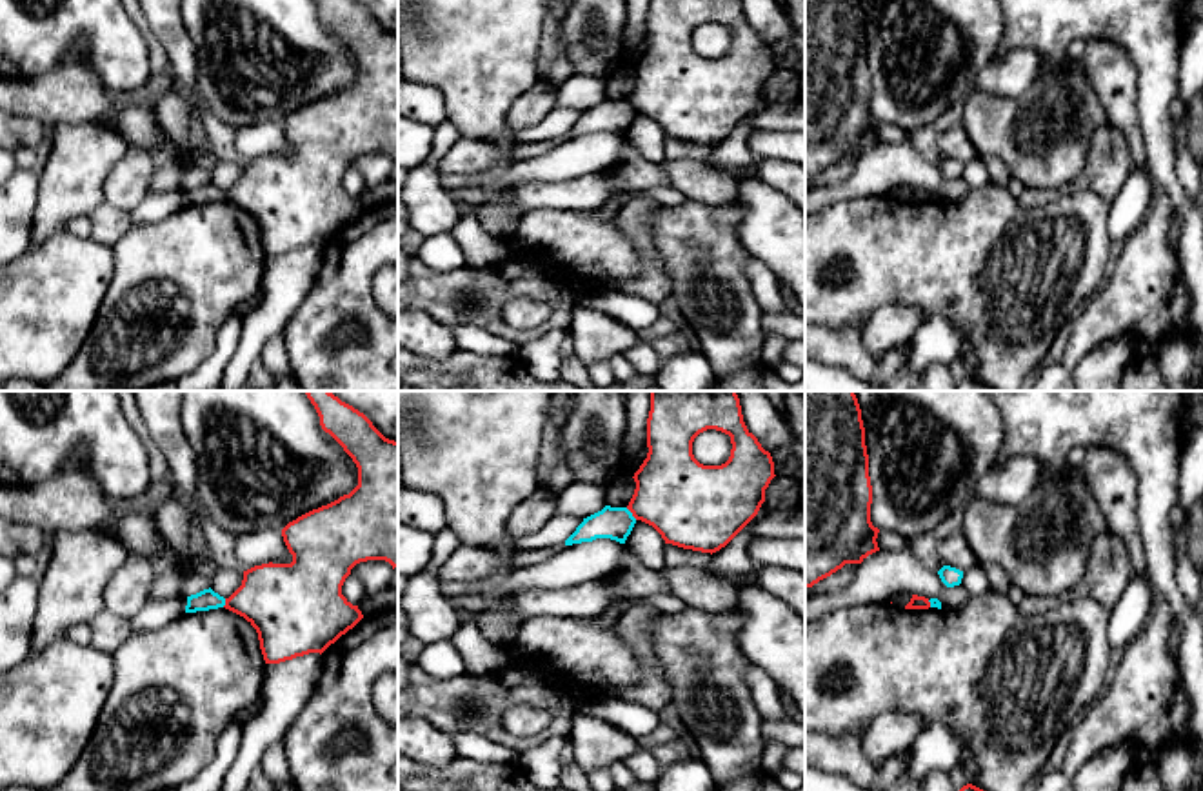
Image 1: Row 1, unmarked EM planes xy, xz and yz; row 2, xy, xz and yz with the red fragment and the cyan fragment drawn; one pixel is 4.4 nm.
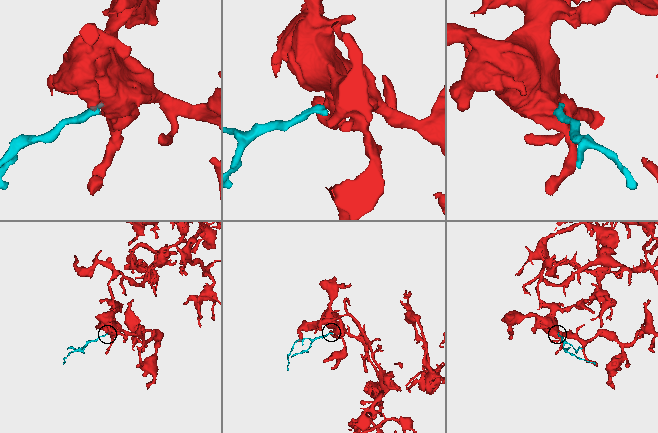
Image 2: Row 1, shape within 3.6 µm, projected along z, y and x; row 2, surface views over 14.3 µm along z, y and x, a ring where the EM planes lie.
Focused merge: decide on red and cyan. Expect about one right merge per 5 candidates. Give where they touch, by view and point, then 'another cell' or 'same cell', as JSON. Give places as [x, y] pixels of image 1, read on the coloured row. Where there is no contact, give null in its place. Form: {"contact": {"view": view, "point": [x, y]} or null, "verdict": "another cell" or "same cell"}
{"contact": {"view": "xz", "point": [631, 511]}, "verdict": "another cell"}

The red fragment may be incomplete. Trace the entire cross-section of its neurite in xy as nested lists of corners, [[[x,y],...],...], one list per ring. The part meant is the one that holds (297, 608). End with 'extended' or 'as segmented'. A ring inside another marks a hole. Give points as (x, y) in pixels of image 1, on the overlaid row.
[[[305,391],[314,406],[320,426],[329,433],[358,467],[358,486],[338,500],[313,509],[282,529],[283,542],[293,555],[291,564],[262,564],[244,571],[242,586],[225,598],[225,609],[244,616],[258,633],[265,664],[280,664],[309,653],[323,653],[362,618],[358,606],[343,595],[342,586],[351,569],[367,560],[385,560],[398,567],[398,442],[385,438],[373,422],[342,402],[331,391]]]; as segmented

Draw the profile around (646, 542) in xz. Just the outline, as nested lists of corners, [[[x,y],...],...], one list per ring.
[[[636,520],[625,547],[649,569],[661,571],[665,567],[665,540],[652,526]]]

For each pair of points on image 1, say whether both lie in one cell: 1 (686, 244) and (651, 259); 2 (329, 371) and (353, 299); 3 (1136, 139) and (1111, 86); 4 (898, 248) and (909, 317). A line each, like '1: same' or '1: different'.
1: different
2: same
3: same
4: different

